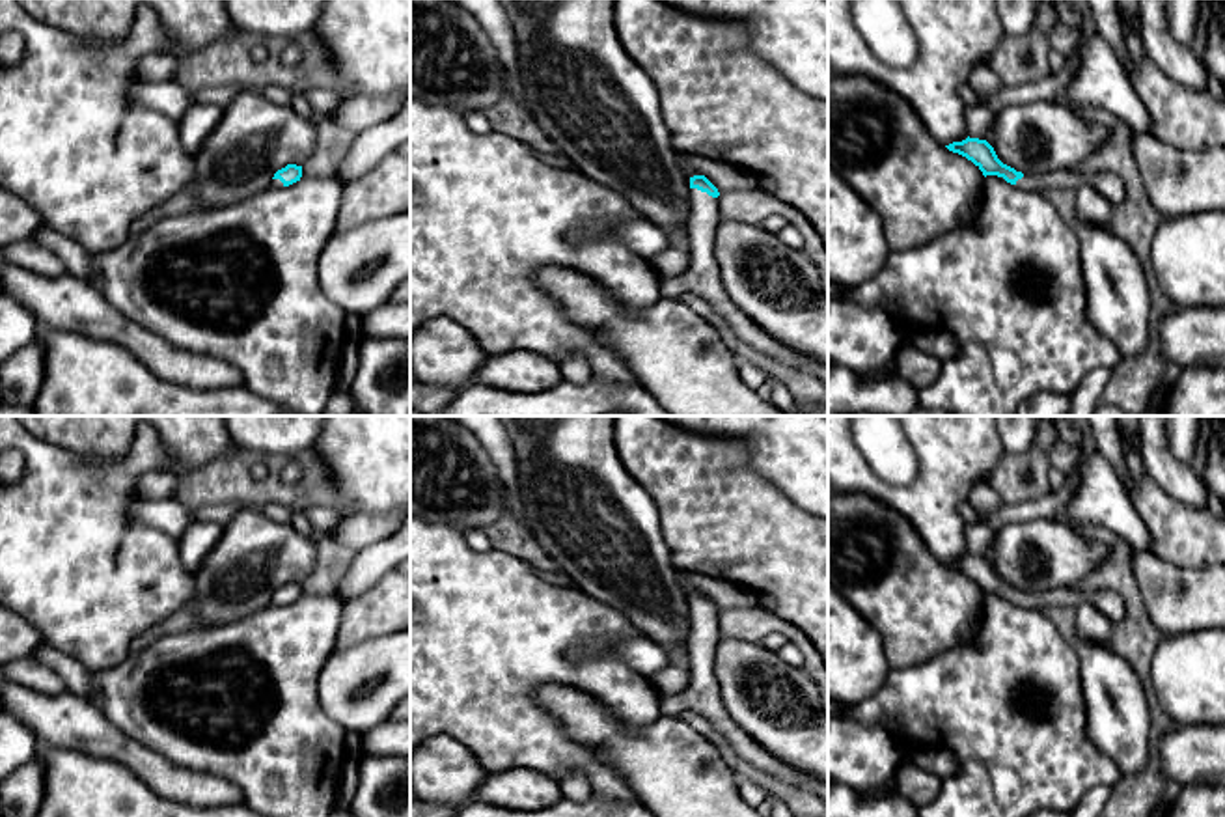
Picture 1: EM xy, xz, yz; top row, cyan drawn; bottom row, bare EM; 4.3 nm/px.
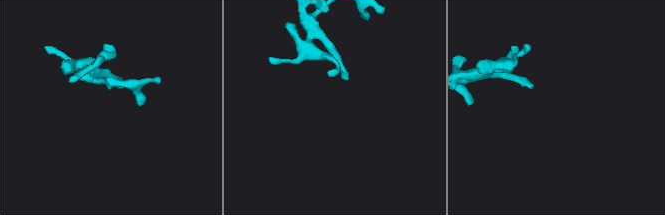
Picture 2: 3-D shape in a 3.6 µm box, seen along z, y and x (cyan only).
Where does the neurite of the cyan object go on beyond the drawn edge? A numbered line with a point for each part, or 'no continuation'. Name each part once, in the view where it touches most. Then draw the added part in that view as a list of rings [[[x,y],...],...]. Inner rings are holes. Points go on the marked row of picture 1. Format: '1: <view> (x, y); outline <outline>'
1: xz (701, 278); outline [[[690,188],[690,216],[686,233],[690,239],[692,265],[679,276],[666,276],[660,282],[664,298],[679,298],[686,293],[703,297],[731,326],[740,341],[751,345],[794,369],[819,377],[828,386],[828,364],[813,360],[781,345],[770,334],[761,330],[742,310],[727,297],[714,256],[714,237],[720,222],[718,198],[697,188]]]

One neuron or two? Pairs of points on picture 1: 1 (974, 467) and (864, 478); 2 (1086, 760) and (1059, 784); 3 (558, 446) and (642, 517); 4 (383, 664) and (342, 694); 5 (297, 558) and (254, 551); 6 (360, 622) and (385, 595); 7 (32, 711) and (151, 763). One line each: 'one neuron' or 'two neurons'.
1: one neuron
2: one neuron
3: one neuron
4: one neuron
5: one neuron
6: one neuron
7: one neuron

